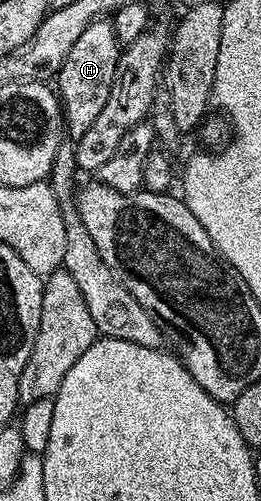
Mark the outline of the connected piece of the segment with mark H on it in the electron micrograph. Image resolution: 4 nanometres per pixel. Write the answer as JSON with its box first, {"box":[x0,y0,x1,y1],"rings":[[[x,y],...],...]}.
{"box":[56,18,120,142],"rings":[[[106,18],[94,20],[92,26],[88,26],[88,30],[80,34],[80,38],[76,38],[76,46],[68,50],[68,58],[64,58],[56,77],[56,91],[64,115],[64,132],[69,139],[71,136],[71,141],[77,142],[84,134],[88,134],[88,129],[91,128],[92,122],[96,122],[100,110],[104,110],[112,78],[116,78],[119,55],[120,45],[113,23]]]}

